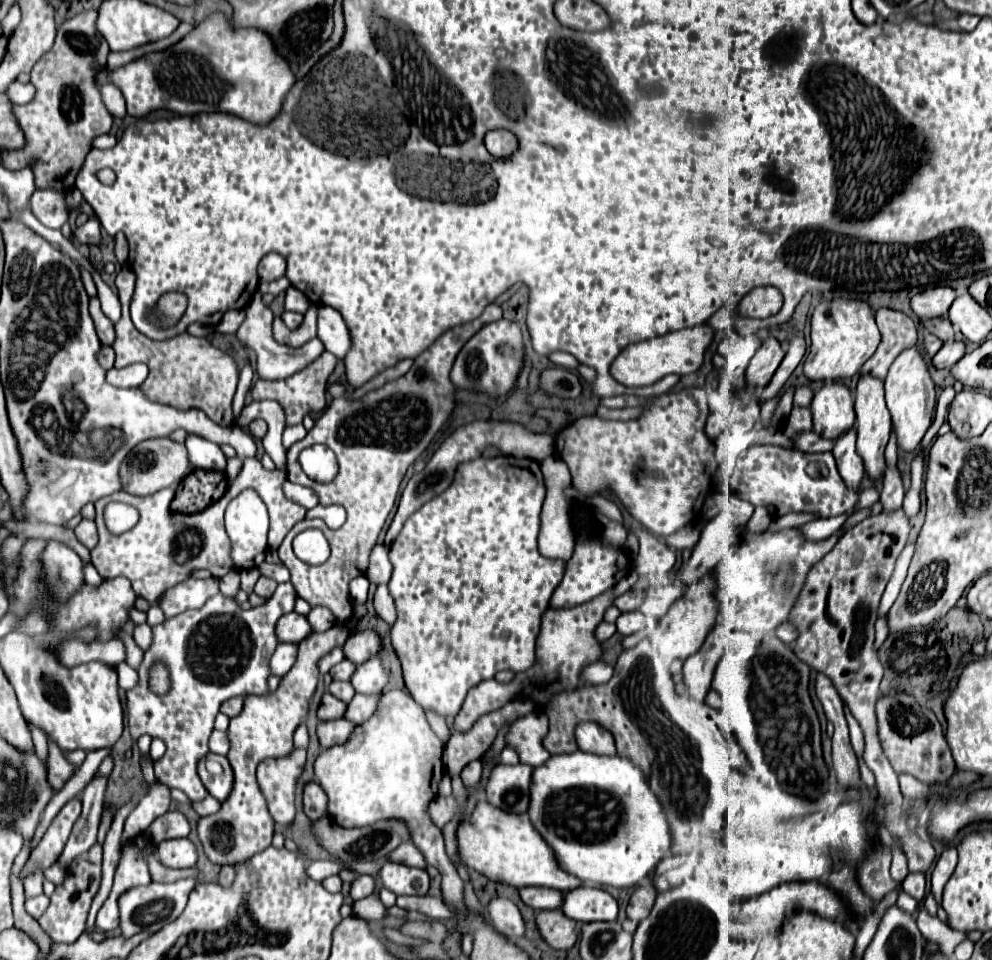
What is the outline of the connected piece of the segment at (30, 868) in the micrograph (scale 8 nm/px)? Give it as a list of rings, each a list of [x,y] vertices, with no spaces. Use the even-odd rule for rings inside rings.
[[[73,798],[64,805],[58,816],[52,820],[52,824],[48,826],[48,830],[42,836],[42,840],[38,842],[38,846],[32,850],[28,862],[24,864],[24,868],[20,872],[20,880],[26,880],[38,868],[46,870],[48,866],[52,866],[58,860],[58,856],[60,856],[60,852],[62,852],[62,848],[64,848],[64,844],[66,844],[66,840],[72,832],[74,822],[78,820],[81,810],[82,803],[77,798]]]

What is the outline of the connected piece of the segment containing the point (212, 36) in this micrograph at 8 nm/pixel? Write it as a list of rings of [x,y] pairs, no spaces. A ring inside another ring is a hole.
[[[214,14],[206,18],[202,24],[198,24],[184,40],[174,44],[172,48],[164,52],[152,52],[144,58],[130,62],[124,68],[114,70],[112,74],[108,70],[102,70],[98,80],[104,84],[106,80],[112,80],[124,94],[128,114],[130,116],[144,116],[150,110],[156,108],[168,108],[176,114],[200,114],[200,112],[226,112],[234,114],[246,122],[266,126],[270,124],[282,110],[282,104],[294,86],[296,78],[286,64],[284,58],[280,58],[274,52],[272,40],[254,28],[246,30],[234,30],[230,26],[230,20],[224,14]]]

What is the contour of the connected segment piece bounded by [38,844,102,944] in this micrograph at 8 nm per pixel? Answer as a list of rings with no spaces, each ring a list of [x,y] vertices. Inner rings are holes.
[[[94,844],[94,848],[90,848],[90,852],[78,856],[72,862],[72,866],[66,870],[66,880],[60,886],[56,886],[56,892],[50,898],[50,906],[48,906],[46,914],[38,920],[42,930],[54,942],[72,944],[86,930],[86,916],[88,916],[88,910],[92,904],[92,898],[98,892],[100,874],[102,874],[102,846]]]

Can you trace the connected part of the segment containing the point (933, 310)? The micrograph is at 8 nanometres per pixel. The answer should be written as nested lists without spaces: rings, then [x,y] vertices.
[[[940,284],[938,288],[930,288],[930,290],[916,294],[910,300],[910,308],[924,322],[924,320],[944,316],[948,312],[950,304],[954,302],[954,298],[956,298],[956,292],[952,288],[948,288],[947,285]]]

